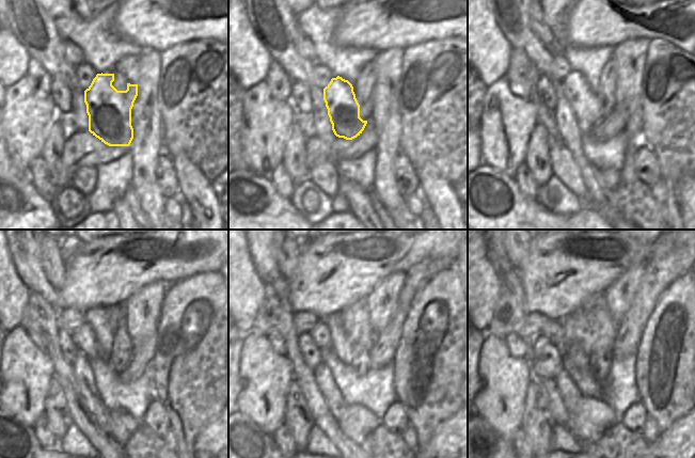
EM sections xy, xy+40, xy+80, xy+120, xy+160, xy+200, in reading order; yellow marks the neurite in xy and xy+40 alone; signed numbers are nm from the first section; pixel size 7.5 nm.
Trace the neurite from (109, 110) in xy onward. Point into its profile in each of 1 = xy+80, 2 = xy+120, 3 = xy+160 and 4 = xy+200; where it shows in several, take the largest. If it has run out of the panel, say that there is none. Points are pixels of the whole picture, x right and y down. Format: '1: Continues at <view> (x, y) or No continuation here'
1: Continues at xy+80 (581, 113)
2: Continues at xy+120 (83, 337)
3: Continues at xy+160 (320, 333)
4: Continues at xy+200 (554, 331).

